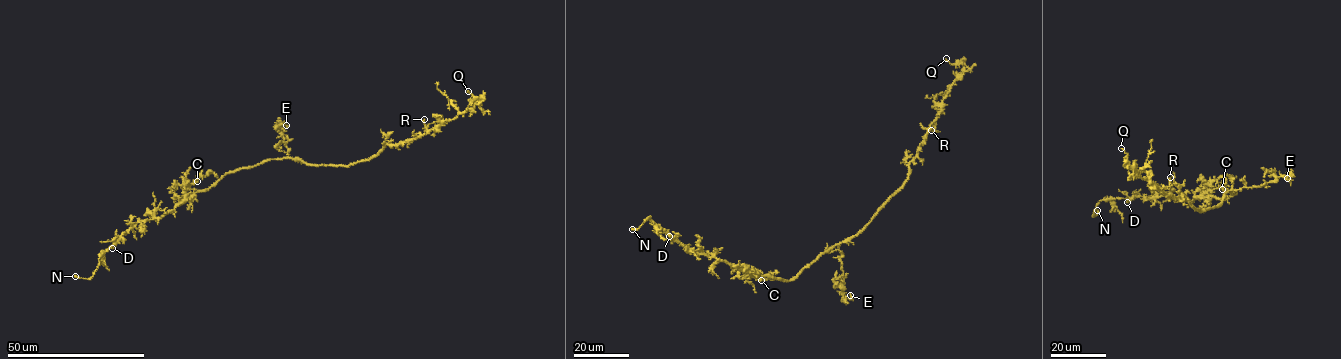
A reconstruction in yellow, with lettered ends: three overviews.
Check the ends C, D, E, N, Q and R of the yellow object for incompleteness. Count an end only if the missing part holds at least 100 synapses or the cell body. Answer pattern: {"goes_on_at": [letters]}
{"goes_on_at": ["N"]}

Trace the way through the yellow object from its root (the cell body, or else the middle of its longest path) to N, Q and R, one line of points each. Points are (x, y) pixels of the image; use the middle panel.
N: (822, 254), (786, 281), (745, 272), (714, 257), (697, 254), (675, 241), (649, 217), (639, 227), (632, 229)
Q: (822, 254), (856, 236), (903, 187), (910, 163), (944, 98), (962, 74), (963, 64), (952, 65), (946, 58)
R: (822, 254), (856, 236), (891, 196), (900, 190), (910, 163), (934, 121), (936, 131), (931, 130)

